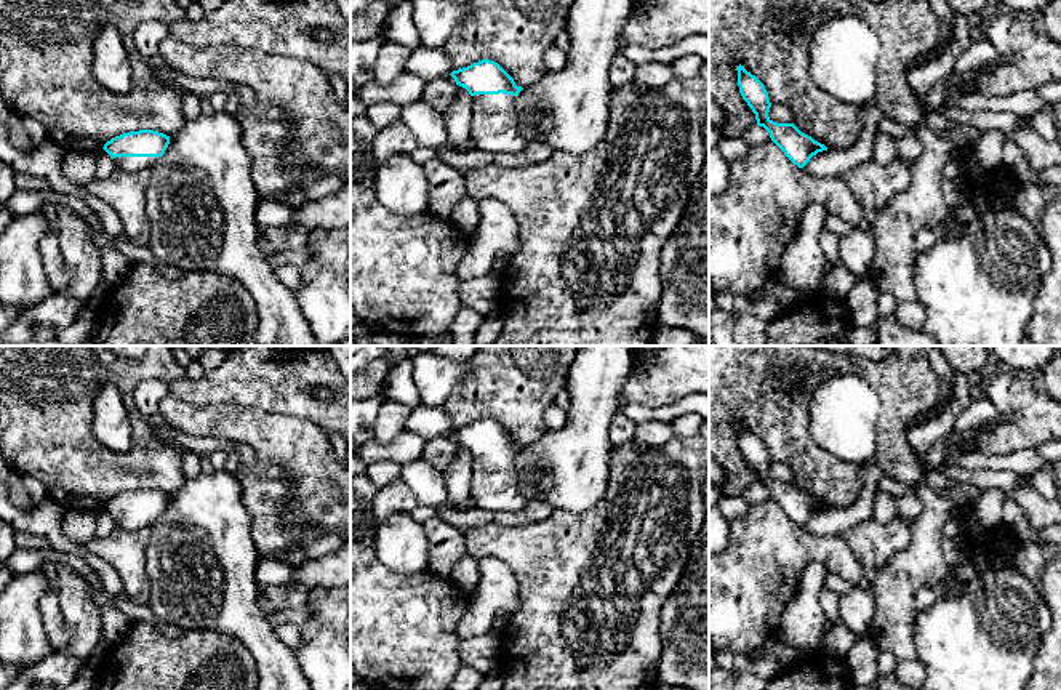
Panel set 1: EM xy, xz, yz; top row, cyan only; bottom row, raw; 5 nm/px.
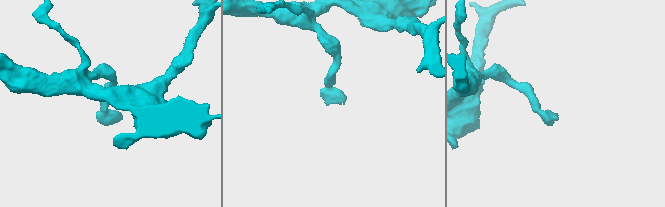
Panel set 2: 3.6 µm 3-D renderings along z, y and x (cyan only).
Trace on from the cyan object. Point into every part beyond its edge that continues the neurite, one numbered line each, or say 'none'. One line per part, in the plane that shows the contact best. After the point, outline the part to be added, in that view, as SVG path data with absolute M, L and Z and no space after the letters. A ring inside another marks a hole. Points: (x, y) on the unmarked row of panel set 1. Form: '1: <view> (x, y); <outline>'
1: xy (125, 522); M115 515L114 517L117 528L128 530L128 532L152 527L157 519L158 519L157 515Z

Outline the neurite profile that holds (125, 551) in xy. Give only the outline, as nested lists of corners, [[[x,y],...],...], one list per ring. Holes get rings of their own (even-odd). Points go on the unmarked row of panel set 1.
[[[150,527],[134,532],[115,528],[109,535],[96,535],[85,544],[88,552],[114,568],[123,592],[136,604],[147,604],[150,594],[146,557],[149,536]]]

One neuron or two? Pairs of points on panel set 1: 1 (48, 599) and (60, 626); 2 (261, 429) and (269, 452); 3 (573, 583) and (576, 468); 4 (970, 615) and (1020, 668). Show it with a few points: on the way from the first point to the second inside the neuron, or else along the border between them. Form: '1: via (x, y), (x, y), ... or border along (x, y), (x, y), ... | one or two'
1: via (48, 605), (53, 620) | one
2: via (266, 434), (269, 447) | one
3: border along (604, 490), (604, 495), (591, 508), (573, 516) | two
4: via (975, 629), (1005, 660) | one

